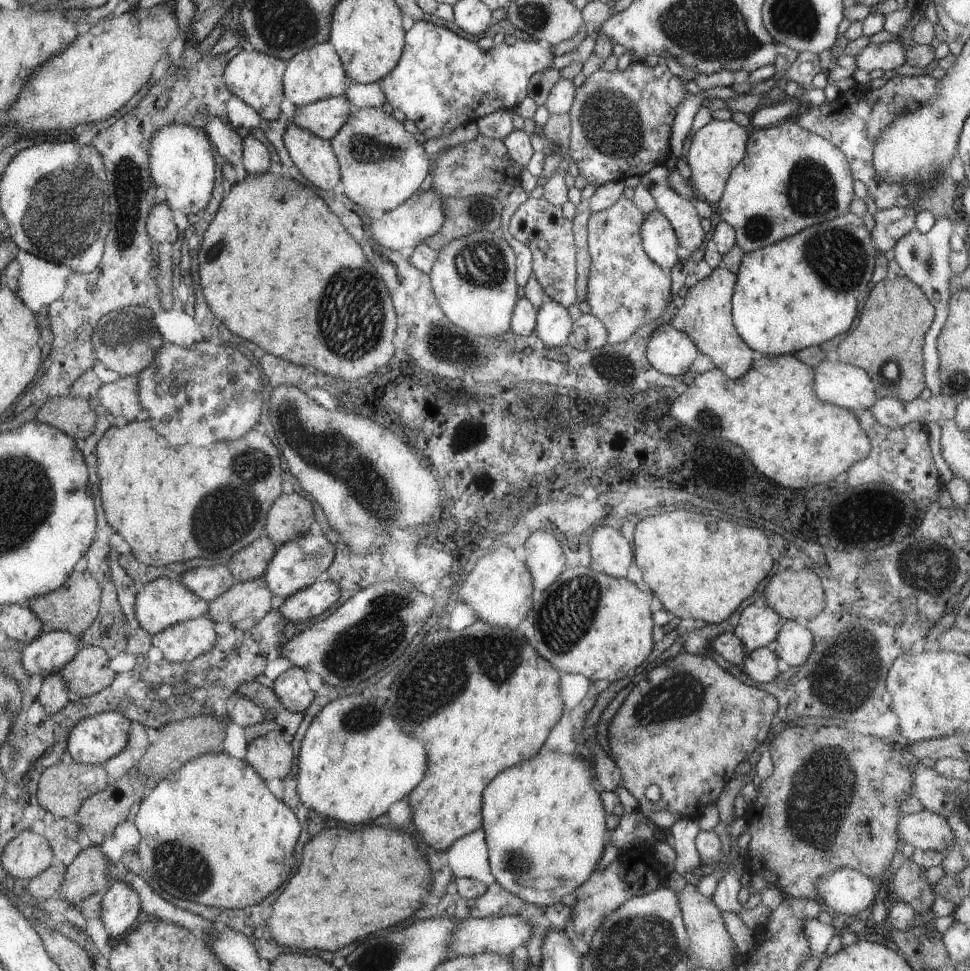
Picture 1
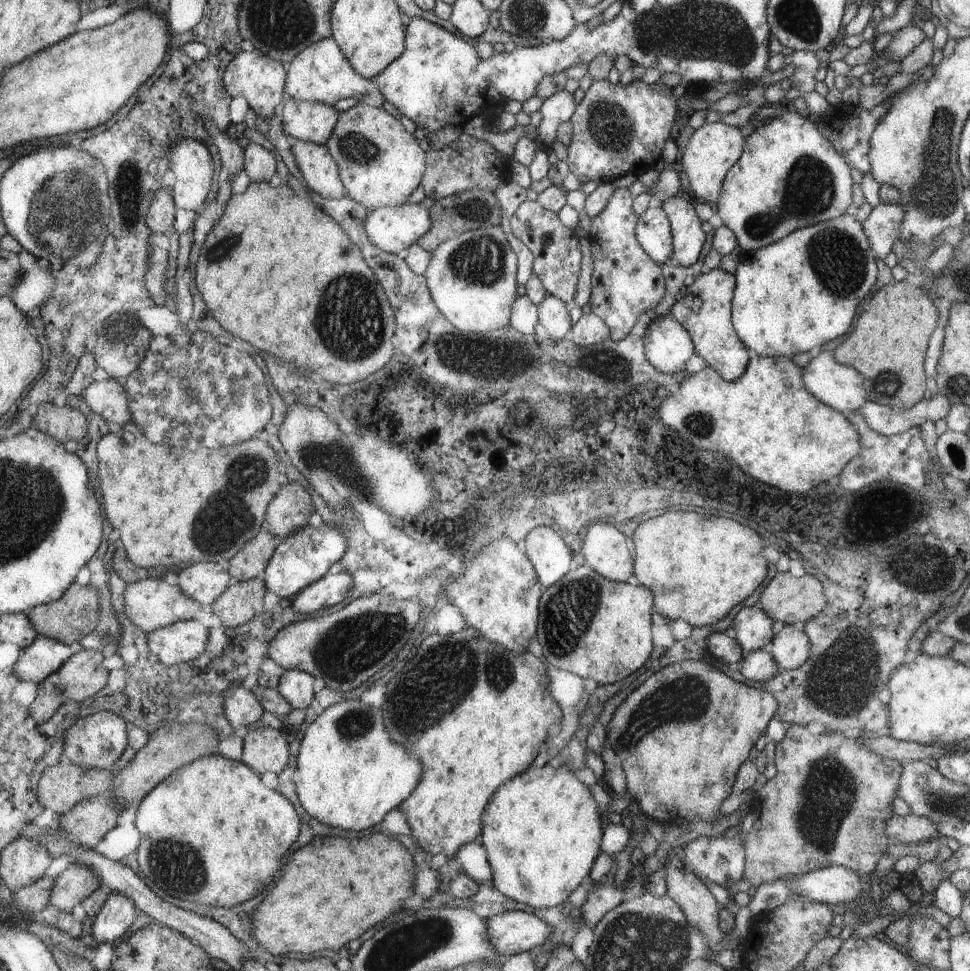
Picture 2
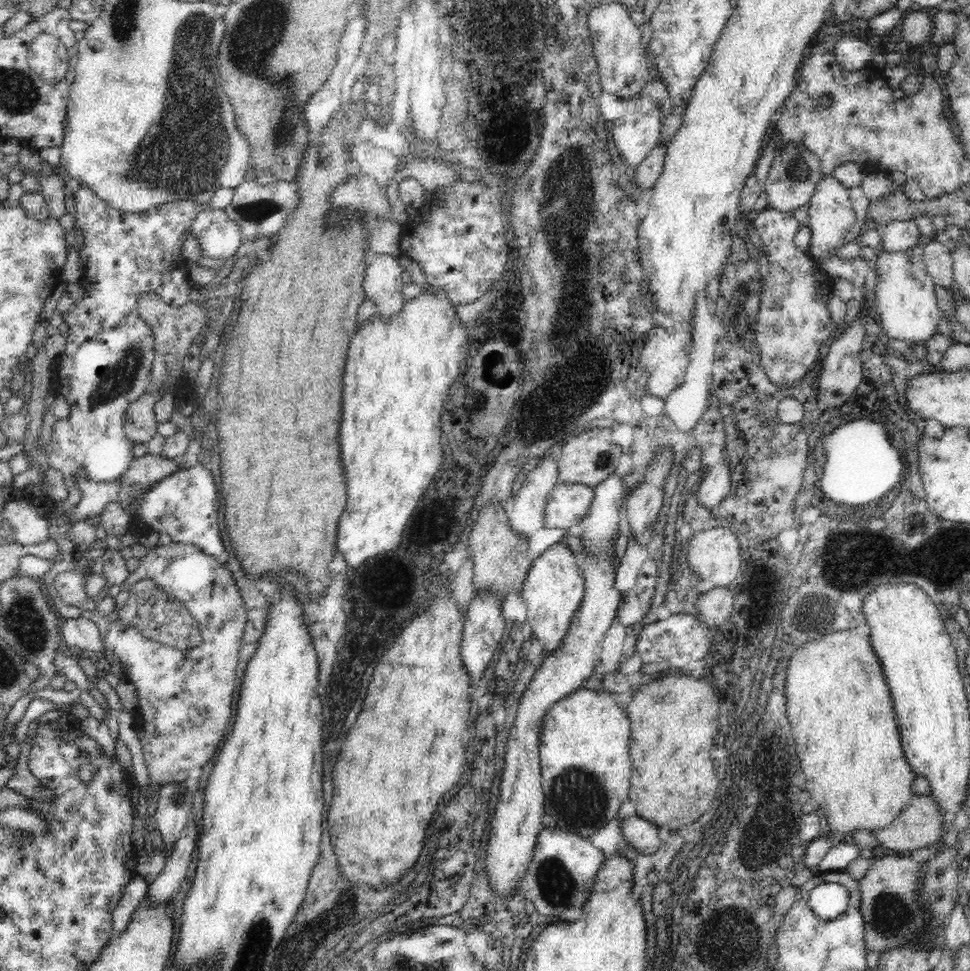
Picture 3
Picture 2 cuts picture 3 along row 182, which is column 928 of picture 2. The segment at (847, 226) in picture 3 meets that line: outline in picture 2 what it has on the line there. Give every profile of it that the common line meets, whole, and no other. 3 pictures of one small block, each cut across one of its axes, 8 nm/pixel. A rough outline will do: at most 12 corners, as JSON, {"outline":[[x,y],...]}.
{"outline":[[897,815],[886,824],[886,836],[918,844],[939,835],[932,820]]}

